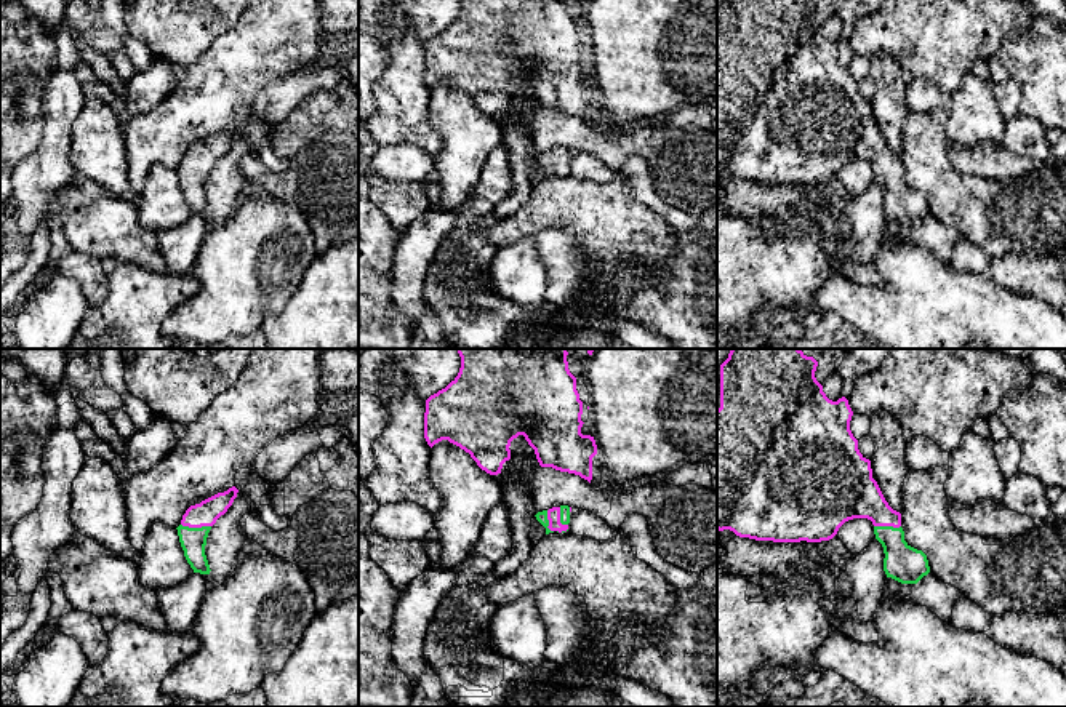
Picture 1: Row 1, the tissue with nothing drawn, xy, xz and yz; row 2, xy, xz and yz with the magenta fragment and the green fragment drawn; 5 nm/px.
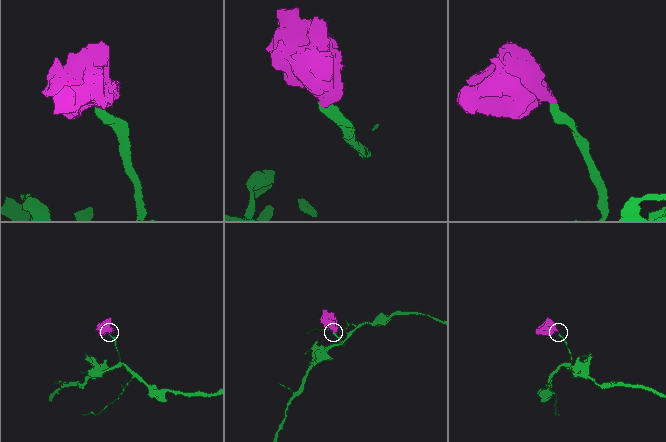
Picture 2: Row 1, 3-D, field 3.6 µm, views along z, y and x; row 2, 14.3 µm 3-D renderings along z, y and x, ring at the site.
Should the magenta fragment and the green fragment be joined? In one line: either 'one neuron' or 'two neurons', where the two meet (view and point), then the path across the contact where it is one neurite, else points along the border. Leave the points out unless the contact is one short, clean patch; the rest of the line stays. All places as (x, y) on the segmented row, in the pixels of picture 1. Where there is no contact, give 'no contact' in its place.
one neuron | xy (196, 527) | across xy (205, 514), (196, 527), (192, 541)

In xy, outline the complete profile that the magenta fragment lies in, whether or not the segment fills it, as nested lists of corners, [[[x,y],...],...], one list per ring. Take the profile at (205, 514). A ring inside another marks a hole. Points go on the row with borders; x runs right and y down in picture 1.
[[[235,486],[218,493],[200,504],[190,505],[176,528],[184,557],[194,573],[210,574],[210,565],[205,555],[206,537],[216,520],[227,512],[237,497]]]

